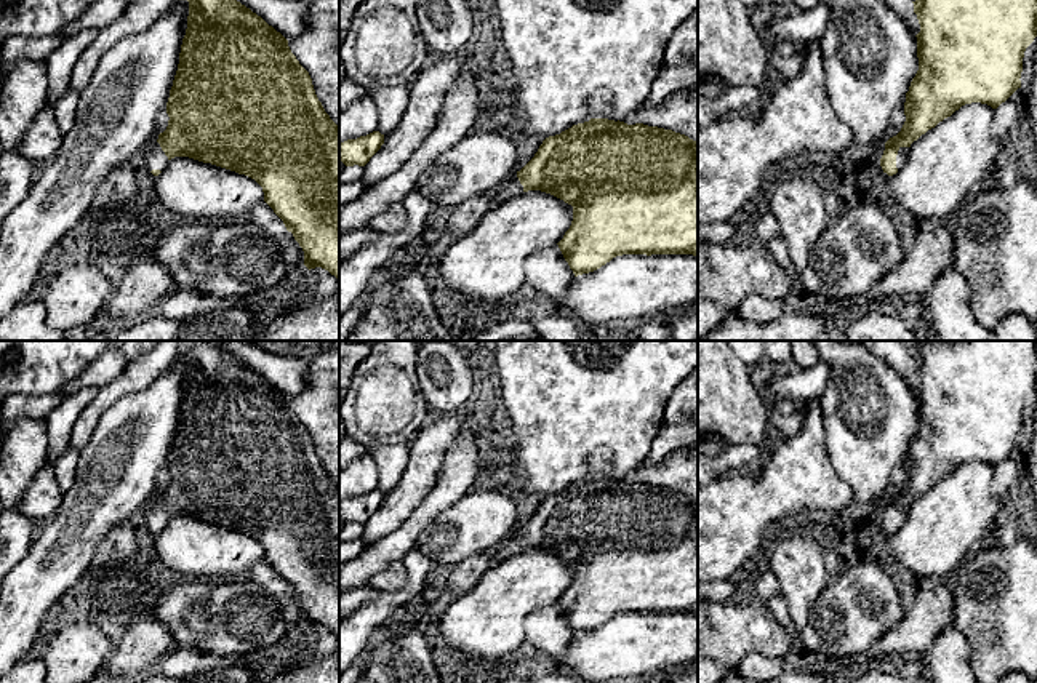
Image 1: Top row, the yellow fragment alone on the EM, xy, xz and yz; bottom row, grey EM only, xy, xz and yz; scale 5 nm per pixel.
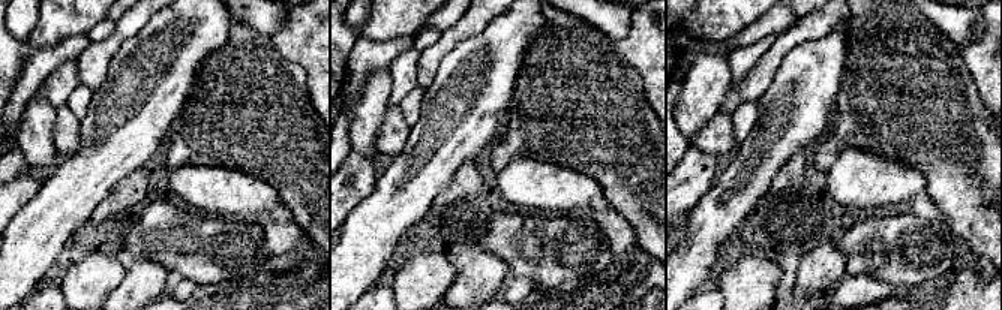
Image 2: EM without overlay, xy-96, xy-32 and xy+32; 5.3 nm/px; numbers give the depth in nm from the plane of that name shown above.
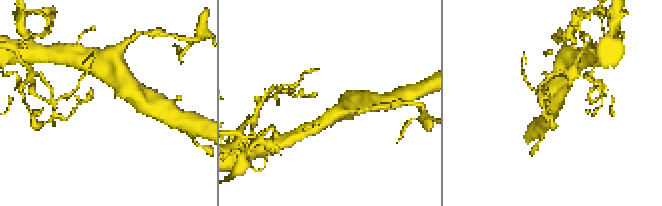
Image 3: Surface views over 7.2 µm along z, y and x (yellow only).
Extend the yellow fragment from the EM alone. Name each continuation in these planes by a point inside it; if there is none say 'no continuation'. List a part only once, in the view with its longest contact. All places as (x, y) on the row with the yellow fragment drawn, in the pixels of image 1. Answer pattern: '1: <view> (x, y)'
1: yz (901, 157)

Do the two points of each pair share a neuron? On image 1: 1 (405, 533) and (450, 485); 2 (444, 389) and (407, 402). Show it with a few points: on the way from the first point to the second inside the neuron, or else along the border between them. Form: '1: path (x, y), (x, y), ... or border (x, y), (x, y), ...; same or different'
1: path (416, 522), (440, 496); same
2: border (415, 359), (418, 389), (432, 415); different

